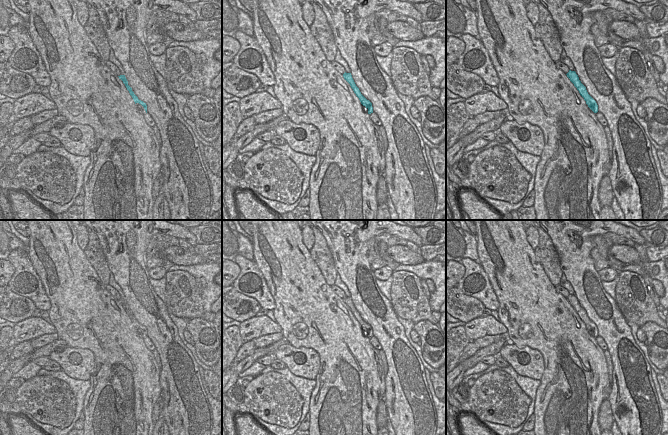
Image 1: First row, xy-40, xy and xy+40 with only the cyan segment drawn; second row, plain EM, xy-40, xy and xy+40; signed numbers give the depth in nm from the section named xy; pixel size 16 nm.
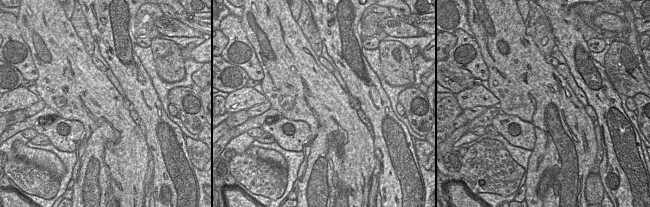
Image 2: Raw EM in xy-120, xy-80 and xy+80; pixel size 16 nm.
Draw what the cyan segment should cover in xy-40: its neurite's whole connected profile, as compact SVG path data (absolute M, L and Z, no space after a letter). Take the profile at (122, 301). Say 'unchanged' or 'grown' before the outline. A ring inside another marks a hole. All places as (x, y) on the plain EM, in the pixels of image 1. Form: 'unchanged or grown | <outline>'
grown | M120 299L118 300L119 303L121 303L123 305L123 307L125 308L127 314L129 315L130 319L132 320L135 328L136 328L136 334L140 337L140 338L146 338L147 337L147 329L146 327L144 327L143 325L139 324L138 321L134 318L134 316L132 315L132 312L128 309L128 305L125 301L125 299Z

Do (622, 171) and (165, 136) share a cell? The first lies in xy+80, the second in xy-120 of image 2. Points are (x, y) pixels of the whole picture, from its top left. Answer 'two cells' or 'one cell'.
one cell

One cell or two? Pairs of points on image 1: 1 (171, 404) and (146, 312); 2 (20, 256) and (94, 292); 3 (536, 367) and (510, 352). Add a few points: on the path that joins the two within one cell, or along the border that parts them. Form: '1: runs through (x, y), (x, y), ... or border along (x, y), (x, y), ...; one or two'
1: runs through (171, 381), (163, 335); one
2: border along (27, 249), (29, 260), (41, 282); two
3: runs through (529, 365), (521, 365), (514, 358); one

